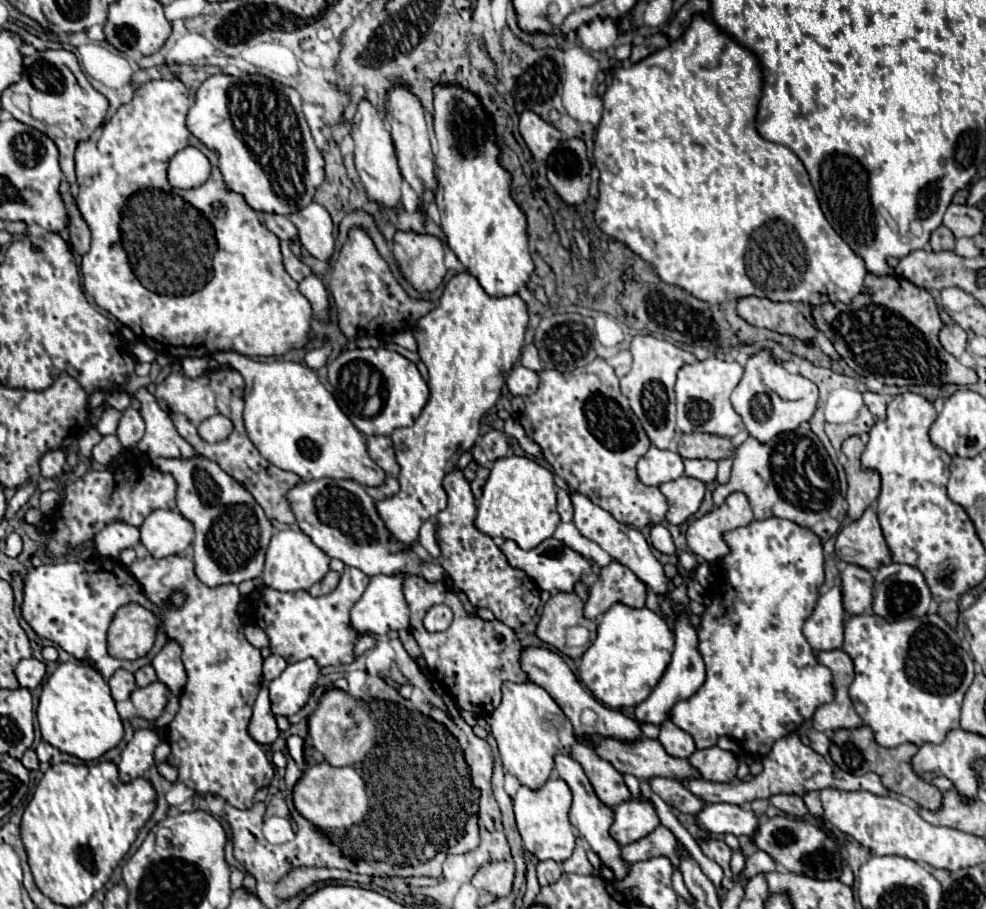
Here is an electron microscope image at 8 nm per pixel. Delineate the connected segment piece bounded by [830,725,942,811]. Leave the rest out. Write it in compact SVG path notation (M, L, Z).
M860 725L856 729L836 729L832 733L832 745L830 745L830 757L832 761L846 773L854 773L854 775L862 775L868 771L874 771L880 775L882 783L886 785L886 789L894 791L894 793L902 793L906 797L910 797L914 803L918 803L924 809L936 811L942 803L942 793L938 791L938 787L934 787L932 783L920 779L910 765L910 757L918 751L918 747L914 743L902 743L894 749L886 749L880 747L874 741L874 733L868 725Z

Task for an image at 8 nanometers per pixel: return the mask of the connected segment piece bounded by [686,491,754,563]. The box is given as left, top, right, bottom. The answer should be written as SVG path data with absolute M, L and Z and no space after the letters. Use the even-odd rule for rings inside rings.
M738 491L736 493L730 493L720 507L714 507L712 511L704 513L702 517L694 519L688 525L688 531L686 531L688 549L694 551L704 561L716 563L716 561L720 561L726 555L726 543L722 541L722 533L726 533L730 529L736 529L736 527L742 527L742 525L748 525L752 519L754 519L754 515L752 515L752 509L750 509L750 503L748 503L746 495L744 493L738 493Z

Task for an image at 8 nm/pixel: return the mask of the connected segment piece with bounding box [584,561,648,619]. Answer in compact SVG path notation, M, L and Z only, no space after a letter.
M618 561L602 567L596 583L590 589L590 597L584 607L588 619L600 619L614 603L626 603L630 607L644 607L646 583L640 581L628 567Z

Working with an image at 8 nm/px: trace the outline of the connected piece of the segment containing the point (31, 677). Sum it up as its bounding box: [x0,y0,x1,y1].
[16,657,46,689]

